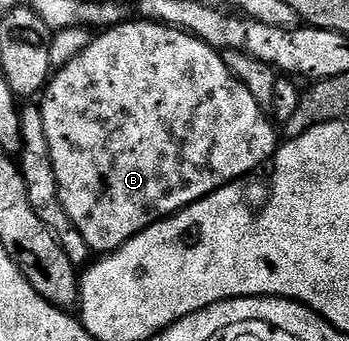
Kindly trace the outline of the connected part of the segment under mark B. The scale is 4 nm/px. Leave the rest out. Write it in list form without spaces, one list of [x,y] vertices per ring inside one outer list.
[[[143,17],[137,20],[137,23],[125,21],[116,27],[101,30],[97,34],[100,36],[97,39],[95,36],[88,42],[86,49],[82,49],[78,57],[63,64],[49,78],[38,103],[42,113],[42,125],[46,125],[46,141],[50,141],[50,157],[54,161],[54,177],[58,177],[60,200],[66,213],[70,213],[70,221],[74,221],[78,233],[86,237],[86,245],[94,253],[117,251],[119,247],[126,245],[126,241],[130,241],[138,233],[157,223],[159,219],[175,215],[176,212],[189,207],[191,203],[213,195],[218,189],[259,172],[256,170],[263,163],[265,166],[278,150],[277,128],[269,112],[260,107],[258,101],[254,101],[250,89],[246,89],[246,85],[242,85],[242,81],[238,81],[234,73],[230,73],[221,52],[208,43],[203,43],[189,31],[179,31],[176,27],[168,27],[165,23],[153,23],[151,19]]]

